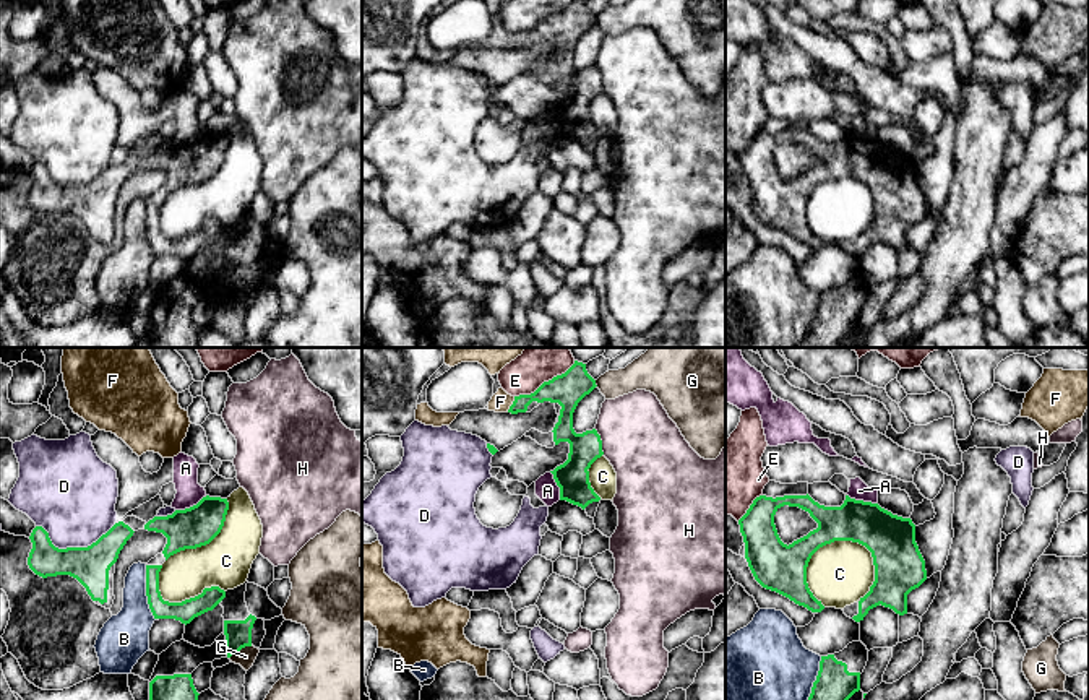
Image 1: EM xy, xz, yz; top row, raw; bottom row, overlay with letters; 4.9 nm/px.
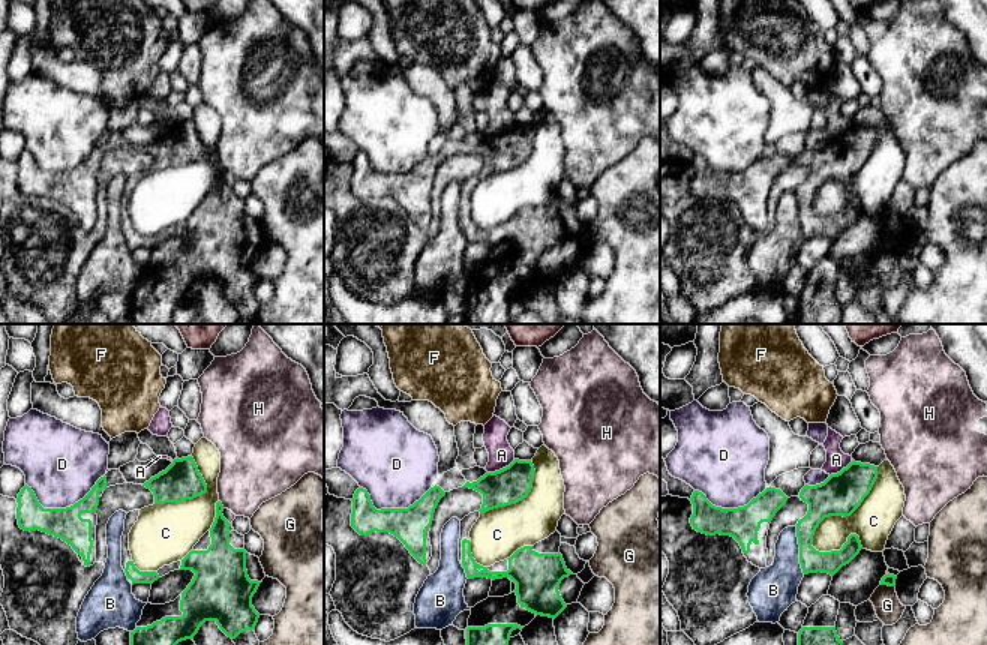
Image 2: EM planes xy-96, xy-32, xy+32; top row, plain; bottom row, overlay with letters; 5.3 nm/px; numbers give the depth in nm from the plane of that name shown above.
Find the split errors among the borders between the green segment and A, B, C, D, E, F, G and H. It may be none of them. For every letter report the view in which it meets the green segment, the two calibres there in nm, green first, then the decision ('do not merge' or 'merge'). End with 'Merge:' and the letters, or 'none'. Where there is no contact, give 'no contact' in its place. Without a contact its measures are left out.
A: meets green in xy; 200 nm thick on the green side, 130 nm on the other; do not merge
B: meets green in xy; 110 nm thick on the green side, 240 nm on the other; do not merge
C: meets green in yz; 240 nm thick on the green side, 320 nm on the other; do not merge
D: meets green in xy; 190 nm thick on the green side, 420 nm on the other; do not merge
E: meets green in xz; 160 nm thick on the green side, 220 nm on the other; do not merge
F: meets green in xz; 130 nm thick on the green side, 100 nm on the other; do not merge
G: meets green in xy; 130 nm thick on the green side, 90 nm on the other; do not merge
H: meets green in xz; 160 nm thick on the green side, 380 nm on the other; do not merge
Merge: none

